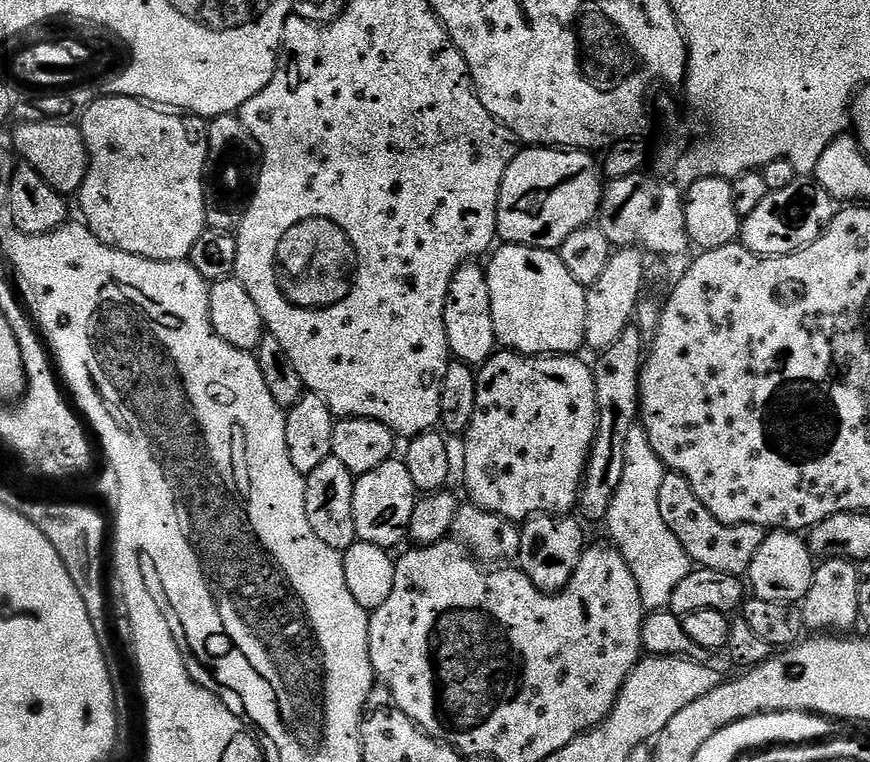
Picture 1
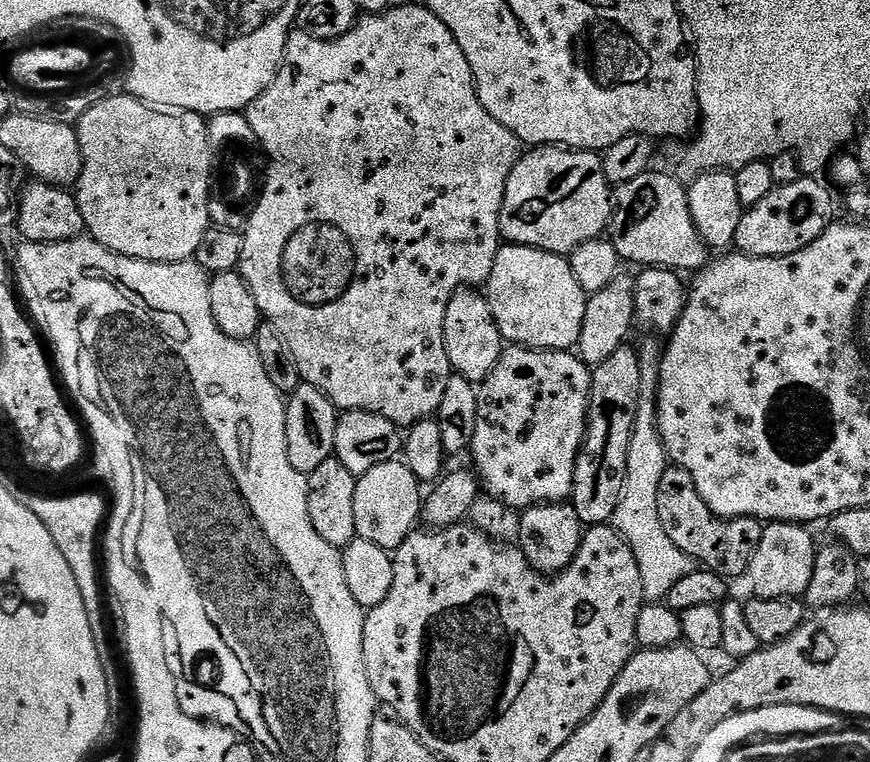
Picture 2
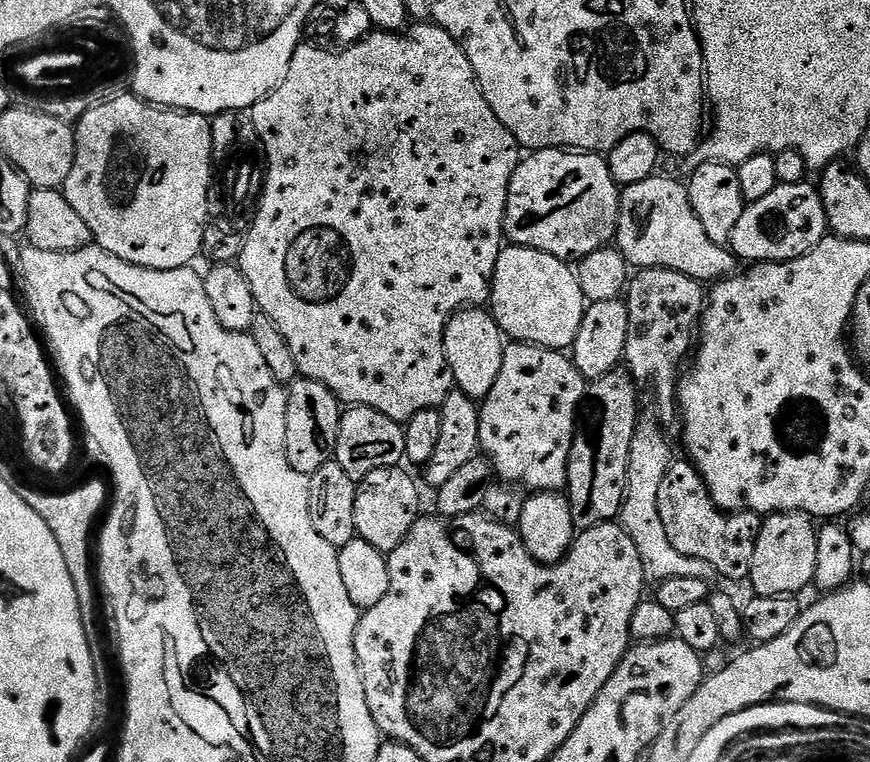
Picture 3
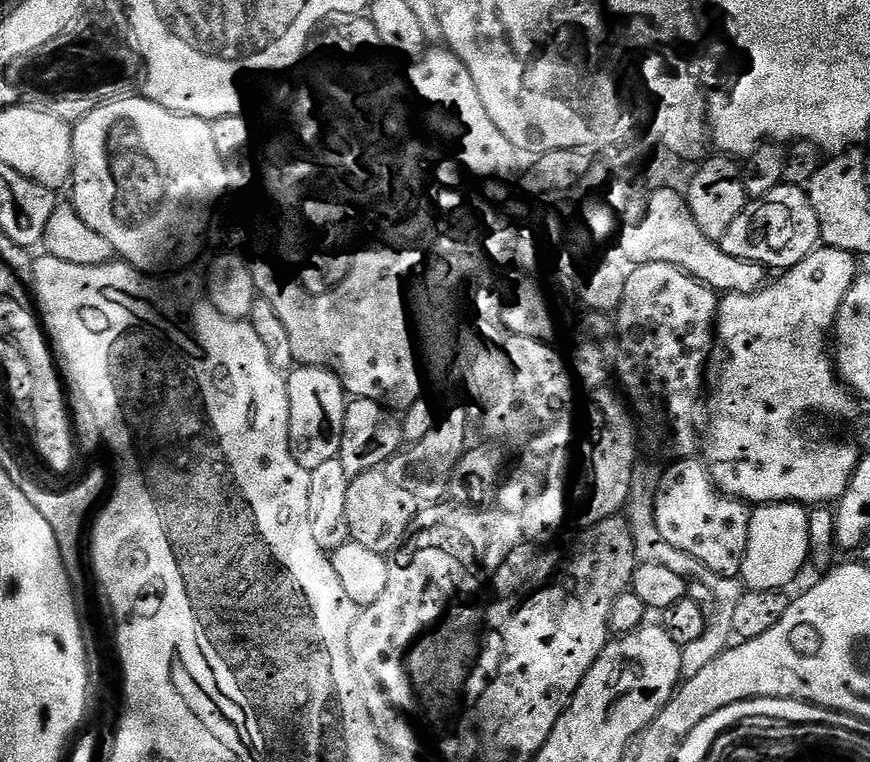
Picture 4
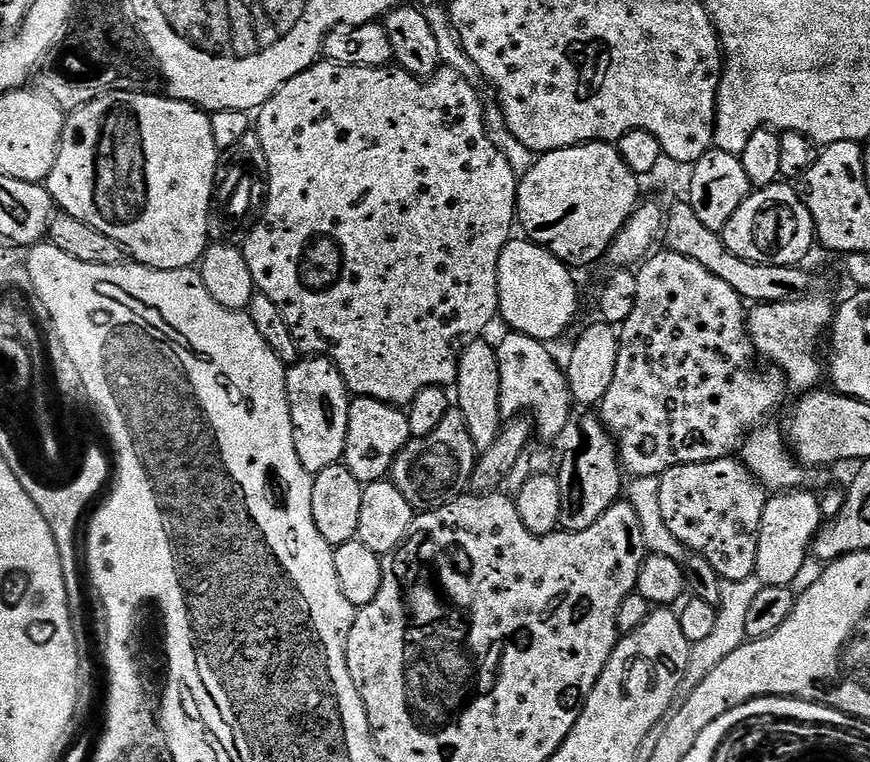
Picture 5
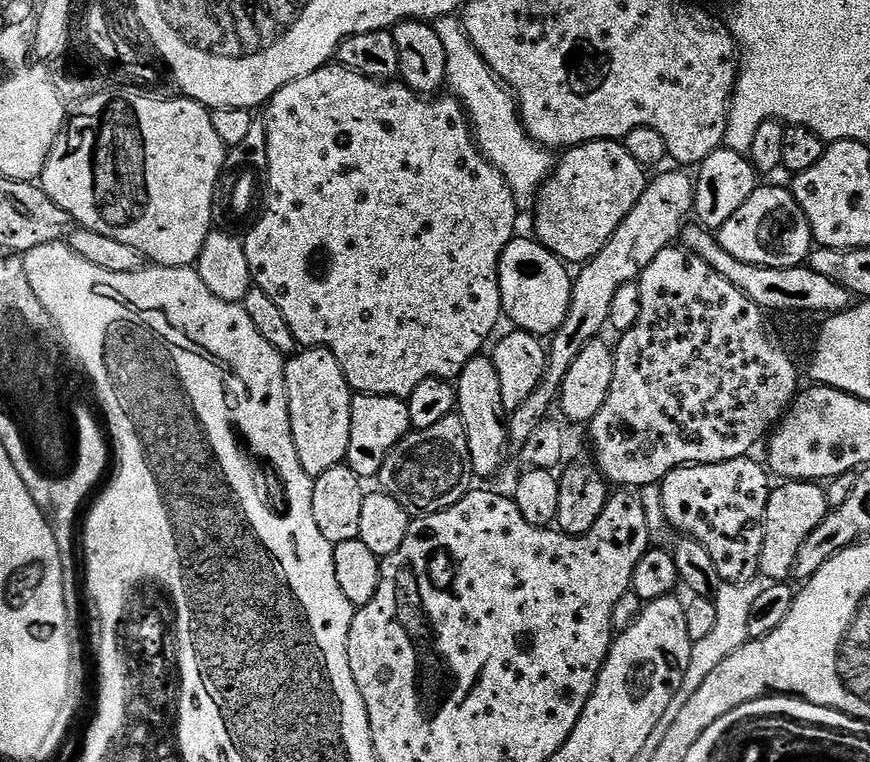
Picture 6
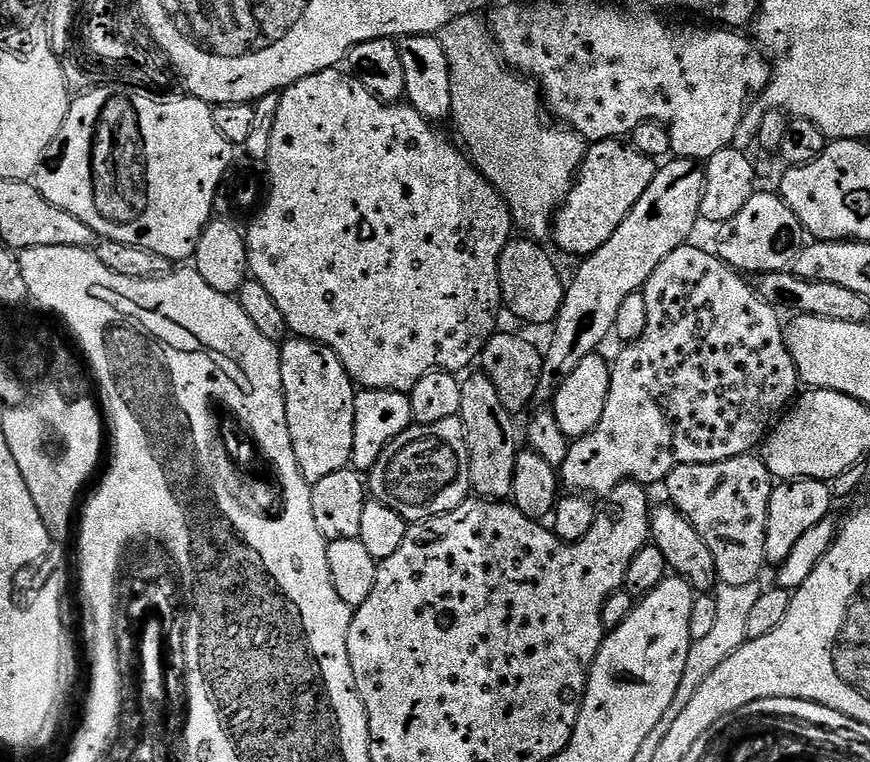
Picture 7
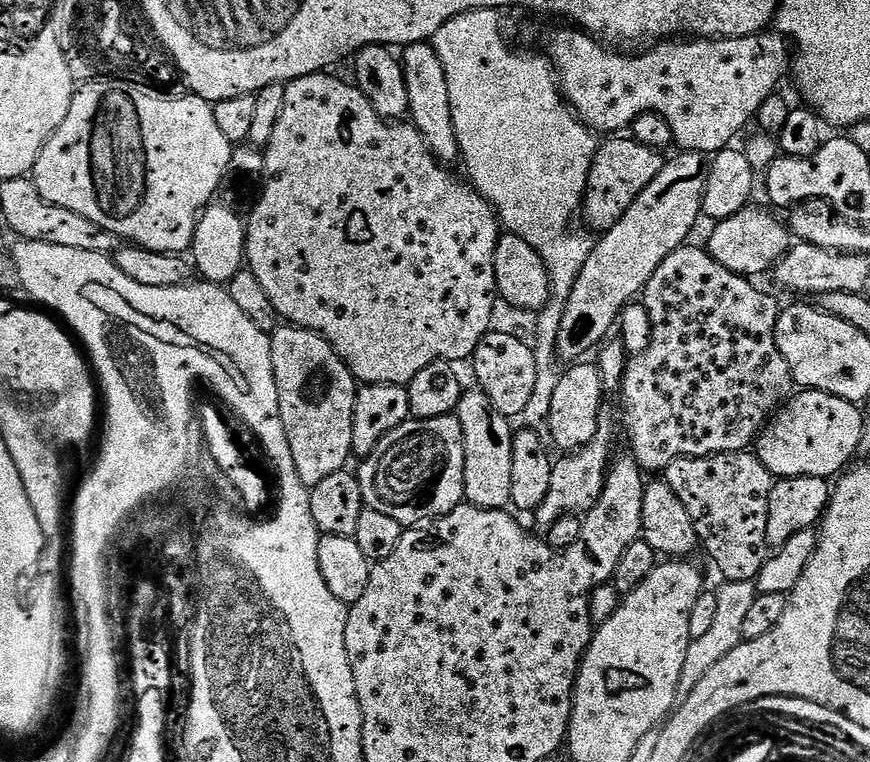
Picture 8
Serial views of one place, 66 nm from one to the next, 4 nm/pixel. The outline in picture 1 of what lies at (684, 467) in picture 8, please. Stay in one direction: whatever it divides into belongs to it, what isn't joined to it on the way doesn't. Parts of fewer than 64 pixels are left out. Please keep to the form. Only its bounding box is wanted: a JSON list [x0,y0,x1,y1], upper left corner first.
[660,471,765,577]

